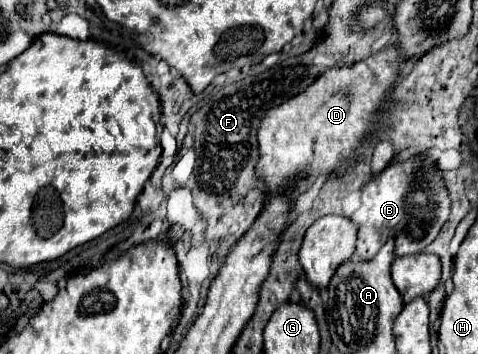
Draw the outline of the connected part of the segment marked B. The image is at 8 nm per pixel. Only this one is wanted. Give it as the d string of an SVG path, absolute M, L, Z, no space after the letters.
M424 157L394 161L362 187L362 205L352 215L352 223L358 227L356 255L362 261L370 261L388 239L394 239L396 255L420 253L446 223L448 209L448 191L444 179L436 175L436 167L426 167Z

